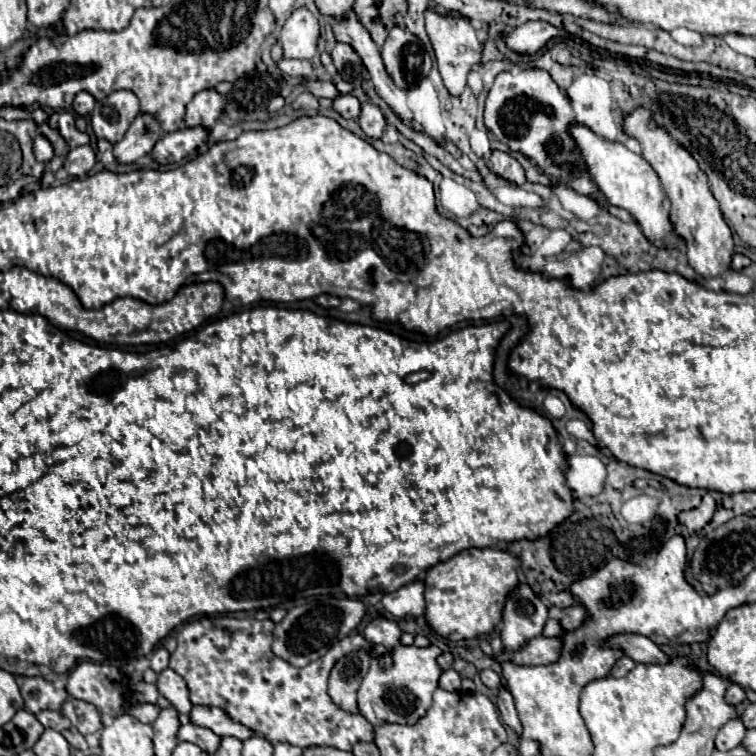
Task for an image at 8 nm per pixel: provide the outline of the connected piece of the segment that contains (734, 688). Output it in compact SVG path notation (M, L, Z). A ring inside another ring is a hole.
M732 683L732 685L728 687L728 691L726 691L726 701L730 701L732 705L738 705L738 703L742 703L744 699L746 699L746 693L744 693L744 689L742 689L740 685Z

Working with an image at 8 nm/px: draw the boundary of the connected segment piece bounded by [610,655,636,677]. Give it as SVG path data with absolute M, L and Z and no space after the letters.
M622 655L618 661L616 661L616 665L612 667L612 677L624 677L632 667L634 667L636 663L630 659L630 657L626 657L626 655Z

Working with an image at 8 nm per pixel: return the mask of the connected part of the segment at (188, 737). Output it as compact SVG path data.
M184 723L184 725L180 725L180 729L178 729L178 741L194 743L194 745L198 745L200 749L204 749L204 751L208 751L208 753L212 755L214 749L218 749L220 737L218 737L216 733L210 733L210 729L202 729L202 727L198 727L198 725Z

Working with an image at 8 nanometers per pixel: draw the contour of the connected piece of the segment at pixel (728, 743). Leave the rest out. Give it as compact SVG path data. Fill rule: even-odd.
M732 719L718 731L716 749L730 751L730 749L734 749L734 747L738 747L742 743L744 735L746 735L746 727L742 725L742 721L740 719Z

